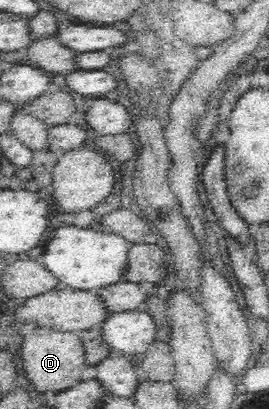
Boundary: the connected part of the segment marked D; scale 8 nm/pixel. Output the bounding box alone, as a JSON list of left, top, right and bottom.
[21,327,114,393]

